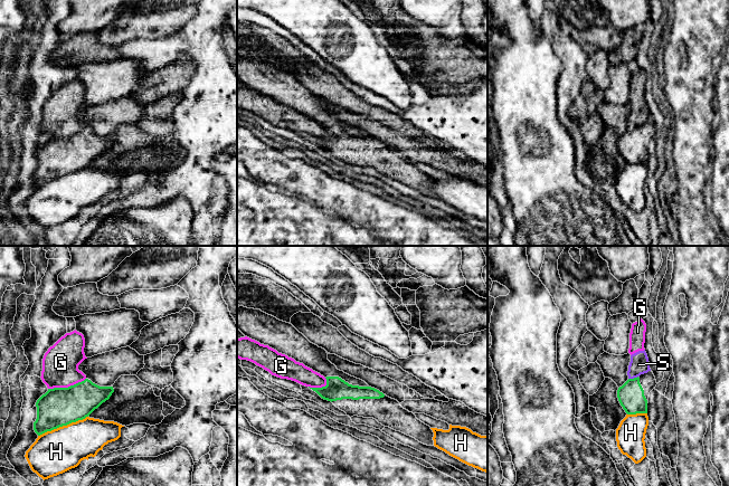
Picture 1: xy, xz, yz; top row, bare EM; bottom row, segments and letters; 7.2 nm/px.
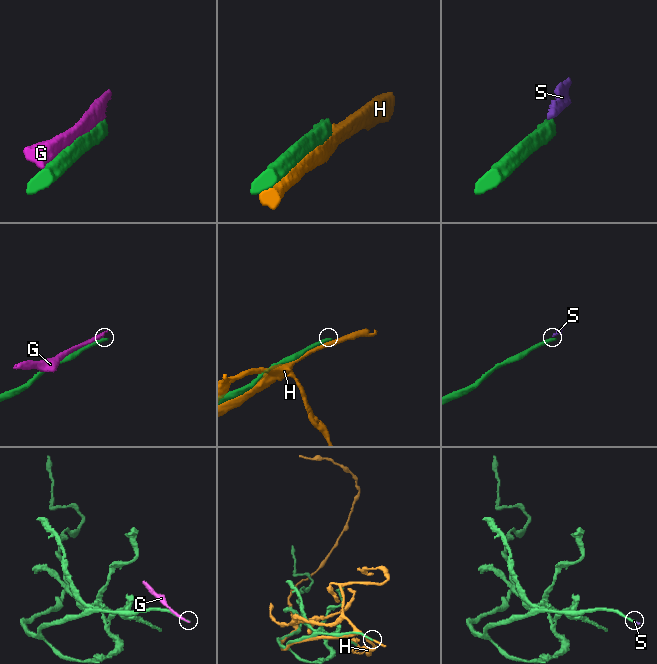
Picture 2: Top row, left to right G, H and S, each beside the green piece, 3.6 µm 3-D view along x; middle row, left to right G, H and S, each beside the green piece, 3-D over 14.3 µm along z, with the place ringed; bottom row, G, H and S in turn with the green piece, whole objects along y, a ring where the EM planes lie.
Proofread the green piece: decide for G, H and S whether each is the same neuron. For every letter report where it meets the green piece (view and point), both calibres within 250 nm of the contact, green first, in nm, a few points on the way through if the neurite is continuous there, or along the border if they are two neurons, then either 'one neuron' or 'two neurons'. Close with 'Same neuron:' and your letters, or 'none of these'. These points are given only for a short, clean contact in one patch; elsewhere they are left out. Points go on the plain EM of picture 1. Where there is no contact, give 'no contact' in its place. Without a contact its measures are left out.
G: xy (66, 137) | 280/260 nm | two neurons
H: xy (63, 174) | 280/320 nm | two neurons
S: yz (634, 127) | 190/140 nm | along yz (637, 125), (628, 129) | two neurons
Same neuron: none of these

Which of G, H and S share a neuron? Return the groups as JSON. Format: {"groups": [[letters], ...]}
{"groups": [["G", "S"], ["H"]]}

